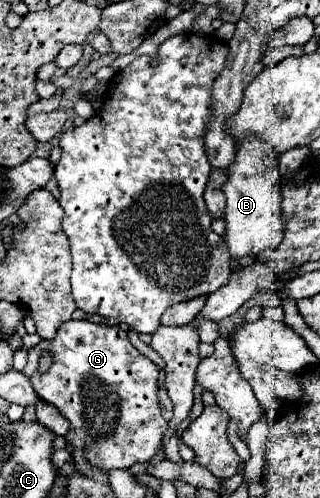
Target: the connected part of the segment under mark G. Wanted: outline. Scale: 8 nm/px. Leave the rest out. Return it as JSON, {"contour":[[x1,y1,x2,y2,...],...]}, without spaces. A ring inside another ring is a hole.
{"contour":[[70,320,58,328,54,340,42,340,38,346,28,350,28,362,22,374,30,378,30,384,40,400,56,406,70,422,70,434,66,440,74,448,82,450,92,466,102,470,132,468,134,464,146,462,160,452,168,422,162,418,158,406,158,368,130,344,122,328,108,328,86,320],[42,352,52,354,52,366,46,372,38,372]]}

